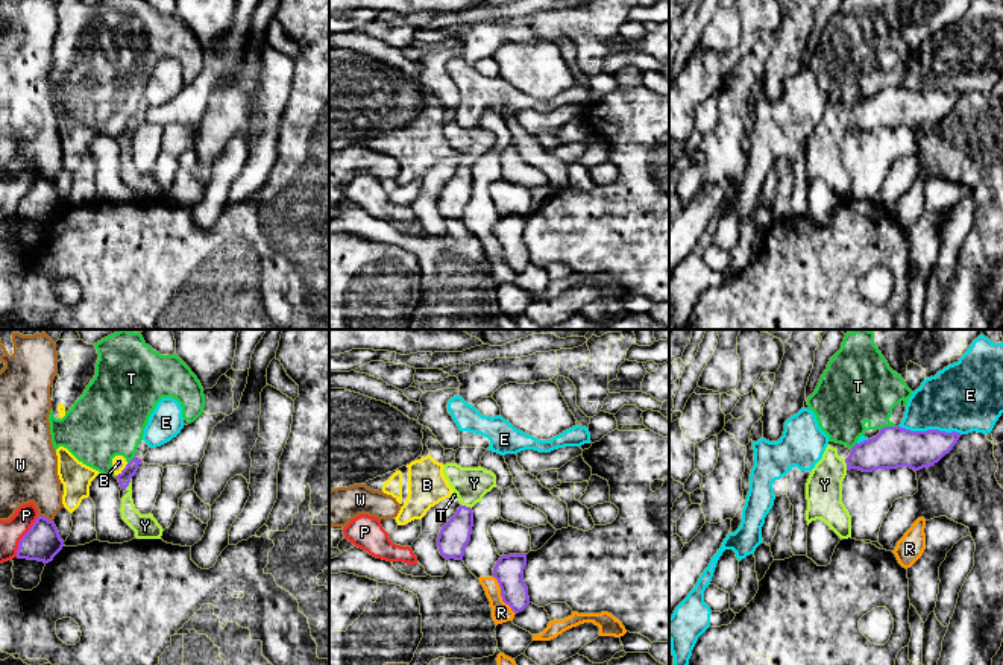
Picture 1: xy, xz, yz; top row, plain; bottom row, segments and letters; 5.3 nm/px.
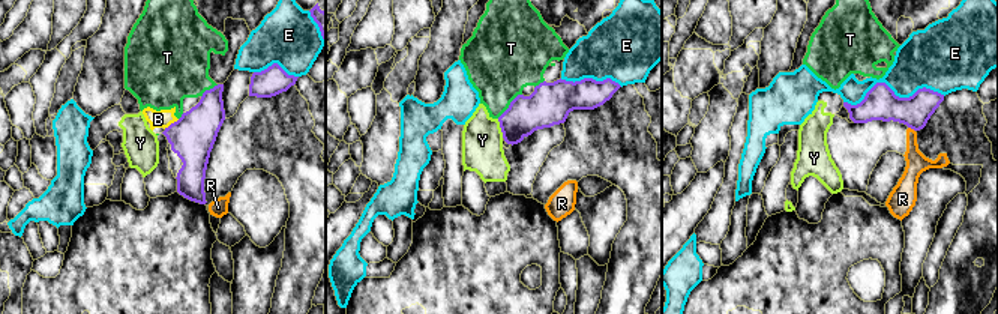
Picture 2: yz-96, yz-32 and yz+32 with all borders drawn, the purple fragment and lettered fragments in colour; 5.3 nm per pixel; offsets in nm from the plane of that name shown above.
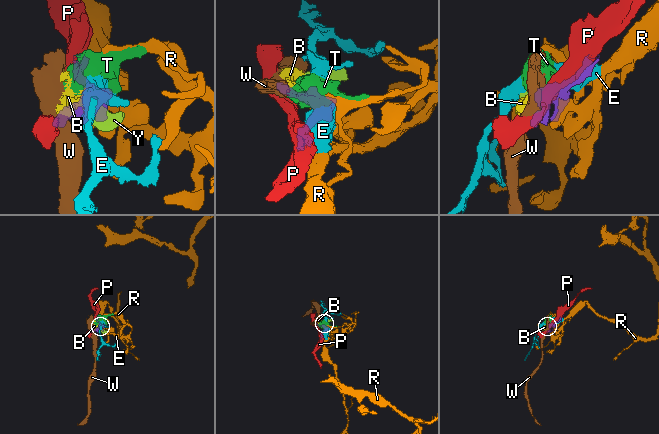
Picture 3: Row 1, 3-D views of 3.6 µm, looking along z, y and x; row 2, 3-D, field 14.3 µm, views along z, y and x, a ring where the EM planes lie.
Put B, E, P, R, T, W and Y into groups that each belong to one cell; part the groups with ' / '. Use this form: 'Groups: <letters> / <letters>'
Groups: B T / E / P / R / W / Y

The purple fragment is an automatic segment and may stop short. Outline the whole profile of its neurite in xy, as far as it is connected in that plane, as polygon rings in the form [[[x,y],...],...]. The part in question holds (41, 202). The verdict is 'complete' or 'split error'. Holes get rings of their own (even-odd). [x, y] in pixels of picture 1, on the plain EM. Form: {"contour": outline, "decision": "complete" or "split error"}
{"contour": [[[38,176],[18,203],[17,217],[49,223],[62,210],[64,200],[53,181]]], "decision": "complete"}

